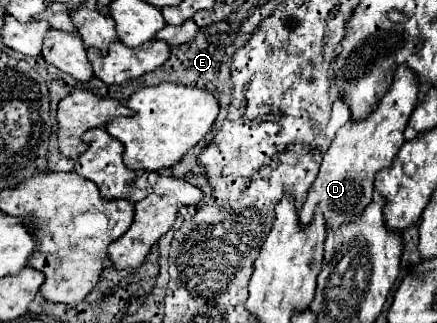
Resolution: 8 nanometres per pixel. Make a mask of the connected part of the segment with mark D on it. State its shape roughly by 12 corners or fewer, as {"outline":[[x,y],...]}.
{"outline":[[398,67],[372,115],[348,121],[300,209],[326,227],[362,215],[404,145],[418,85]]}

